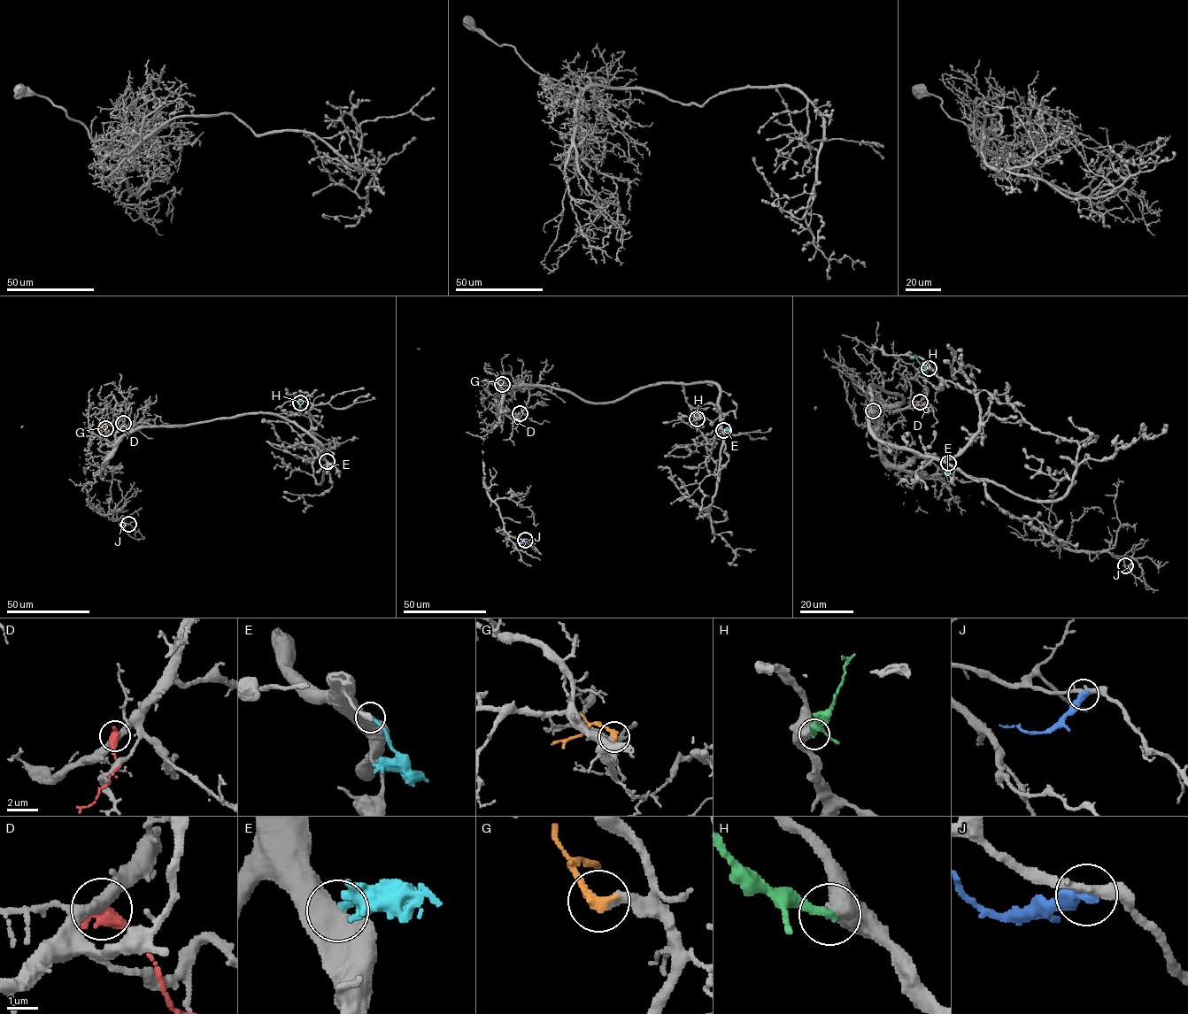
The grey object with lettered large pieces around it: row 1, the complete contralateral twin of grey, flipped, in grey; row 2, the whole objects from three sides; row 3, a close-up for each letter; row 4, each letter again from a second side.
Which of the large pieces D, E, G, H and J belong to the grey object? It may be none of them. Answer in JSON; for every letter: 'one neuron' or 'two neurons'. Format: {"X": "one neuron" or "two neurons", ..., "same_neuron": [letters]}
{"D": "two neurons", "E": "two neurons", "G": "one neuron", "H": "two neurons", "J": "two neurons", "same_neuron": ["G"]}

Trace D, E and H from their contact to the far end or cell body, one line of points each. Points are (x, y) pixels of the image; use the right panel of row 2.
D: (921, 402), (926, 409), (934, 412)
E: (948, 463), (949, 474)
H: (929, 369), (914, 355)

